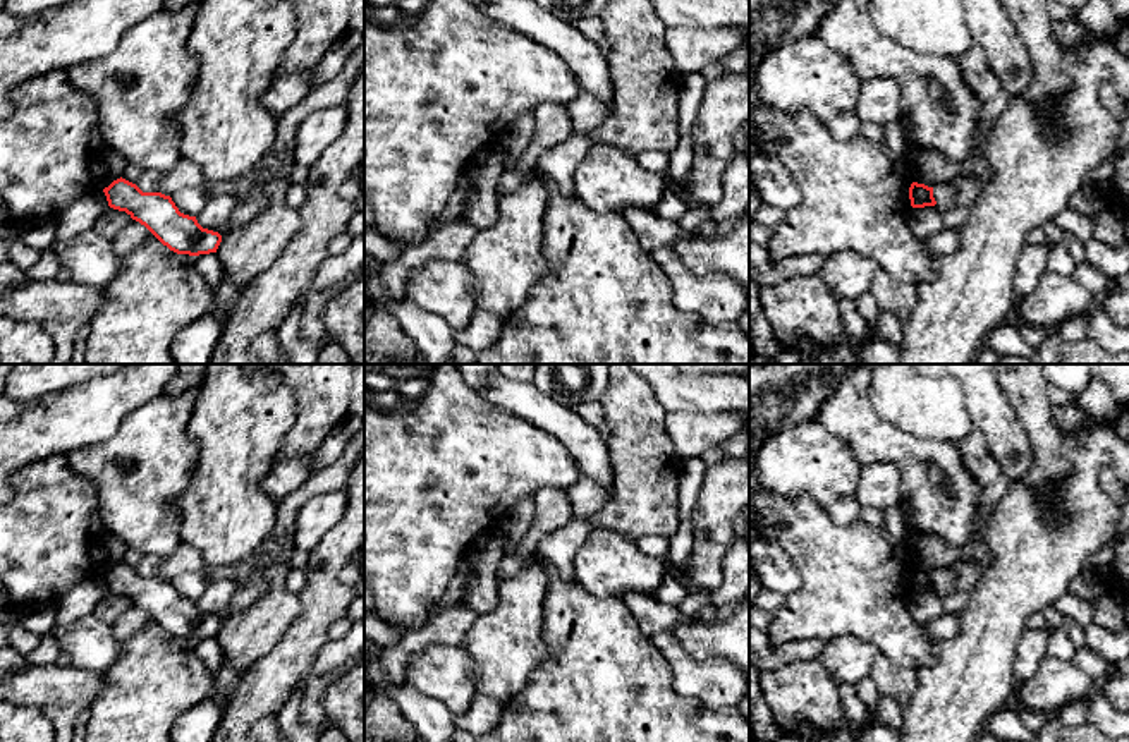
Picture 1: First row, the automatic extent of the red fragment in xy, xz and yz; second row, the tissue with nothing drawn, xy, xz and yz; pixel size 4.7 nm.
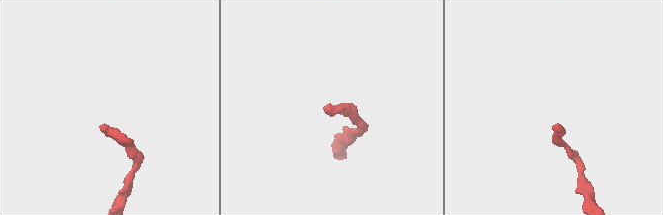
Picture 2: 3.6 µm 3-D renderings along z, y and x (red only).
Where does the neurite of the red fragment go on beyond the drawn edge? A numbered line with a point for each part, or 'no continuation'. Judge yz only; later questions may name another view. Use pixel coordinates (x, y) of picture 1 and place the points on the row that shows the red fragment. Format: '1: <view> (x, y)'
no continuation

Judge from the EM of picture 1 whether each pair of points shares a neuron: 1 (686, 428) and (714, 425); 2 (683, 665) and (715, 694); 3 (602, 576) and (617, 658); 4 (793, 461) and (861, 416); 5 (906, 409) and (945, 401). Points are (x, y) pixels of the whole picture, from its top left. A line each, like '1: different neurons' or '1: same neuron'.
1: same neuron
2: same neuron
3: different neurons
4: different neurons
5: same neuron

